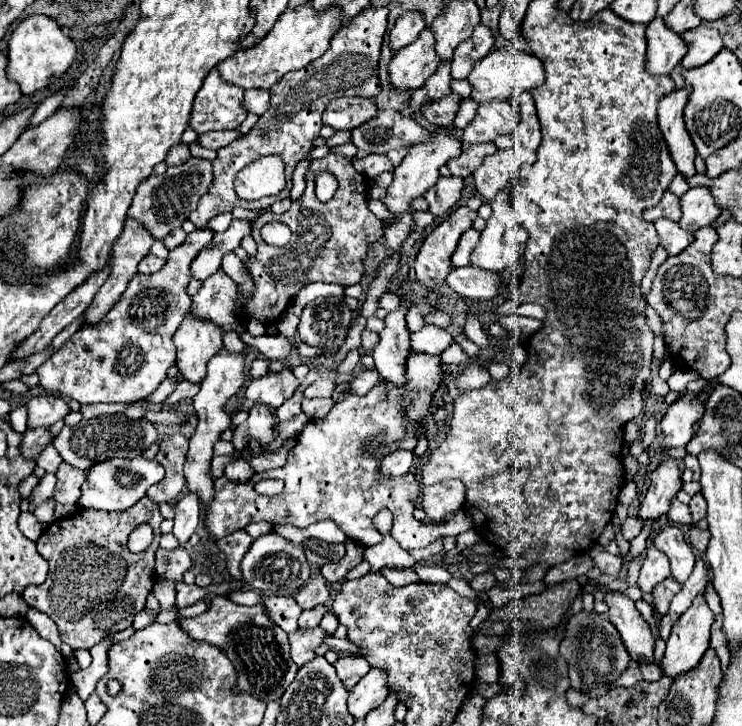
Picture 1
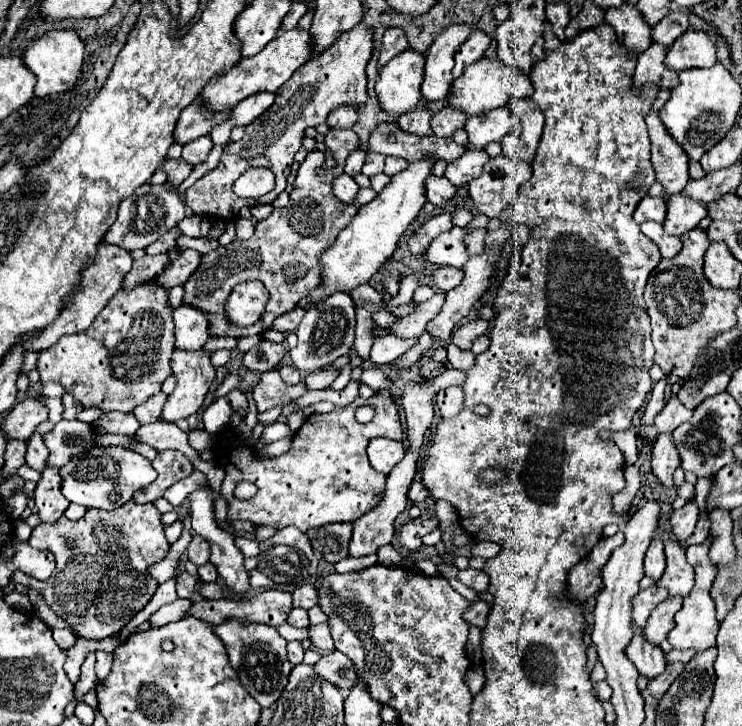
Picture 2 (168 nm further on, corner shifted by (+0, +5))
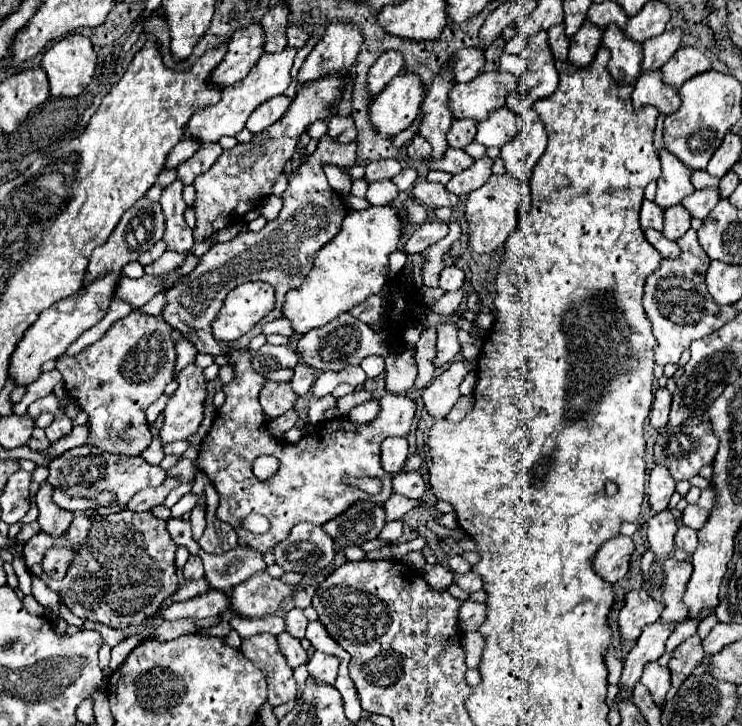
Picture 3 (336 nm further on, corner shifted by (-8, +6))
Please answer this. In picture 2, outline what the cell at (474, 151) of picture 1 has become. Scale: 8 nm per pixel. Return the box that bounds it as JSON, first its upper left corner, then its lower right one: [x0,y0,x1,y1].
[444,149,490,187]

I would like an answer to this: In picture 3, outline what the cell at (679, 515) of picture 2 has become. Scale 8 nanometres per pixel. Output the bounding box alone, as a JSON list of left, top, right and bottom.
[676,520,696,554]

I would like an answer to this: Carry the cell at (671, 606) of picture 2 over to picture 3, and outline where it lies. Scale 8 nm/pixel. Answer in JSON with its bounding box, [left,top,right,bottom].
[618,620,674,700]

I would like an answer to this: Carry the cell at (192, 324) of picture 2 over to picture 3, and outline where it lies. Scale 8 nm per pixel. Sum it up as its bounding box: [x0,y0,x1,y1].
[172,338,196,378]

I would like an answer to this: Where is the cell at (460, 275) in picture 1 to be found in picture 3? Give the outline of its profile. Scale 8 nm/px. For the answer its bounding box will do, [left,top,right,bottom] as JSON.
[440,266,464,292]

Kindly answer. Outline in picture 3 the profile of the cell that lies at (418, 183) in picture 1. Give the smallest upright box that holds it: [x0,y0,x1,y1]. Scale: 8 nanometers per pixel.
[282,206,402,336]

